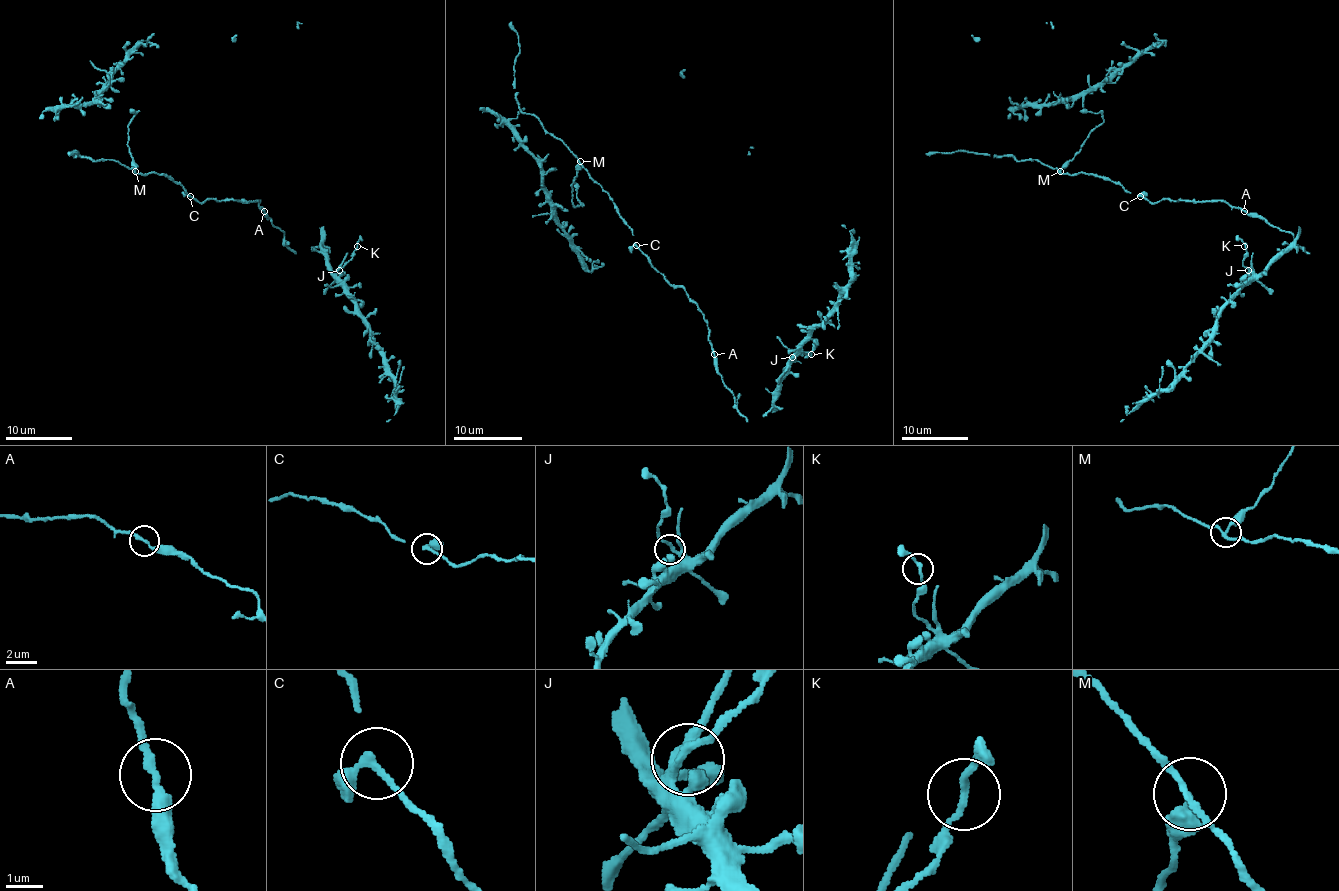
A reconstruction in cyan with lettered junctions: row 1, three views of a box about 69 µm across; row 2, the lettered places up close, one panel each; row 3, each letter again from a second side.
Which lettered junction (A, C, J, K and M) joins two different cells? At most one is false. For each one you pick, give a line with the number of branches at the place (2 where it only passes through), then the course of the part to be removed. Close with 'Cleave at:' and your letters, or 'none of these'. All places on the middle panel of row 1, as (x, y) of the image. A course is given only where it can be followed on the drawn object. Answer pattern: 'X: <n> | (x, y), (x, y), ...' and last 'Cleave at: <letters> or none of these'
M: 3 | (579, 162), (572, 183), (572, 203), (576, 207), (579, 203), (574, 183)
Cleave at: M

